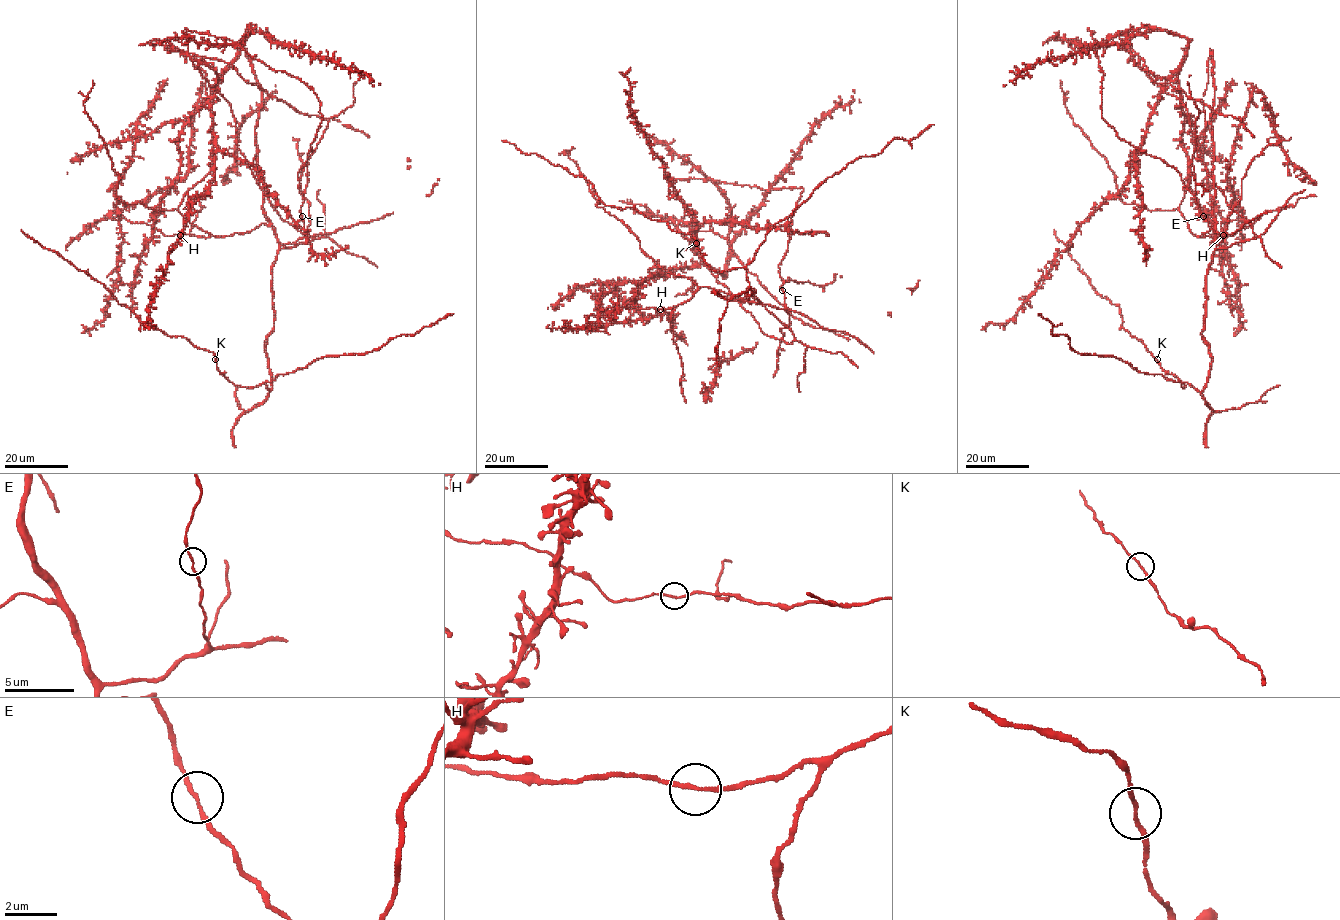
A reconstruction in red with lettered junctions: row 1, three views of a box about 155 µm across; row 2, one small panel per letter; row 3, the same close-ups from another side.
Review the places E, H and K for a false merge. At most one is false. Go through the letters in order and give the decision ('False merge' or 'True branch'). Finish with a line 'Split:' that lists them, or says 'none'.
E: True branch
H: True branch
K: True branch
Split: none

